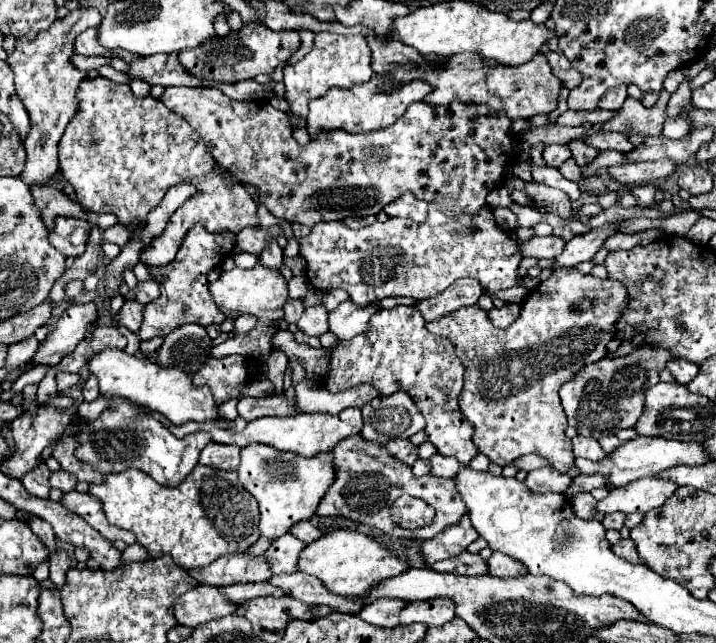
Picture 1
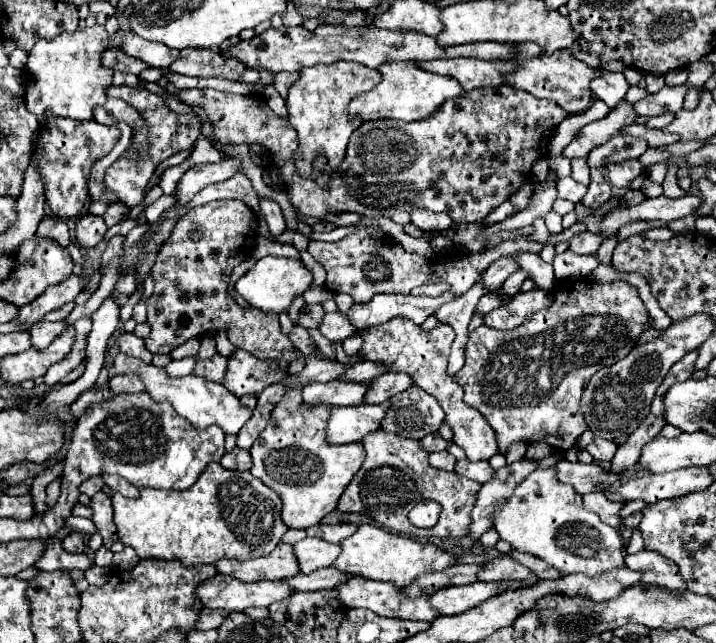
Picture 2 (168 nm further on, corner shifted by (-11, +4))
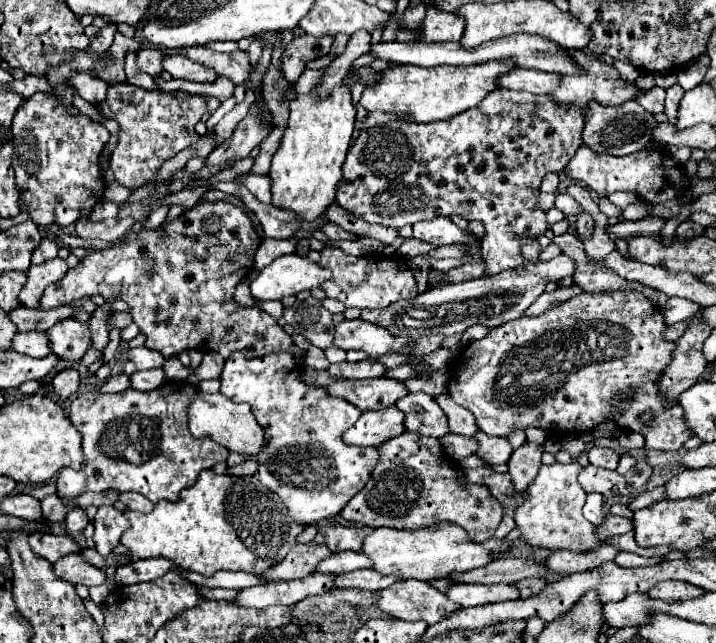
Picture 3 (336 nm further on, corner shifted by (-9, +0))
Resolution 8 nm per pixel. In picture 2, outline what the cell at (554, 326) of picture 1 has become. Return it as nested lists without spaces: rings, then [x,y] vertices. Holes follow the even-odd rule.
[[[572,280],[556,290],[554,304],[548,310],[532,314],[514,330],[476,328],[466,346],[466,364],[456,372],[454,380],[464,390],[464,402],[476,408],[496,432],[500,452],[504,454],[514,442],[548,442],[554,450],[570,450],[580,434],[588,428],[580,410],[580,398],[588,380],[604,366],[612,366],[626,358],[636,346],[642,332],[652,328],[638,290],[628,282],[600,284],[592,280]]]

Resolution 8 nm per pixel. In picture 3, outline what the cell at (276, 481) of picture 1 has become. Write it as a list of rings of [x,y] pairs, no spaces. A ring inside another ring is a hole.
[[[272,352],[262,358],[230,354],[220,376],[220,392],[232,402],[248,402],[266,434],[266,446],[258,454],[256,478],[274,490],[294,522],[310,526],[336,516],[348,500],[368,482],[378,462],[376,448],[346,446],[342,432],[350,428],[360,410],[342,398],[332,398],[324,388],[308,386],[300,378],[302,368],[288,352]]]

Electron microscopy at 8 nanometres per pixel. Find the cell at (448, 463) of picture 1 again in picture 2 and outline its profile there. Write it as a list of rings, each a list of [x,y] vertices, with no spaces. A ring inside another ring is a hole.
[[[458,460],[456,464],[456,474],[464,476],[464,478],[470,478],[470,480],[476,480],[480,484],[492,480],[496,476],[496,472],[492,470],[492,466],[482,460],[482,462],[470,462],[470,460]]]

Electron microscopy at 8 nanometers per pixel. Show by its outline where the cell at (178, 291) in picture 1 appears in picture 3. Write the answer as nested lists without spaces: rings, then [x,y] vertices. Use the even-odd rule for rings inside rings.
[[[224,200],[200,202],[194,208],[186,210],[180,218],[172,220],[166,230],[160,230],[158,234],[154,230],[148,232],[146,228],[142,228],[140,234],[130,234],[126,242],[118,242],[112,248],[88,254],[76,268],[70,268],[60,282],[50,284],[44,290],[38,308],[52,310],[82,298],[90,298],[94,294],[100,294],[106,300],[122,298],[132,306],[130,314],[140,332],[146,336],[146,348],[158,350],[166,360],[178,356],[184,350],[198,348],[200,352],[220,352],[224,358],[228,358],[236,350],[240,350],[246,358],[258,358],[270,352],[290,352],[298,364],[304,364],[302,350],[270,314],[266,314],[258,306],[238,306],[232,298],[236,284],[250,272],[254,252],[258,250],[260,242],[262,238],[254,230],[252,220],[240,208]]]

